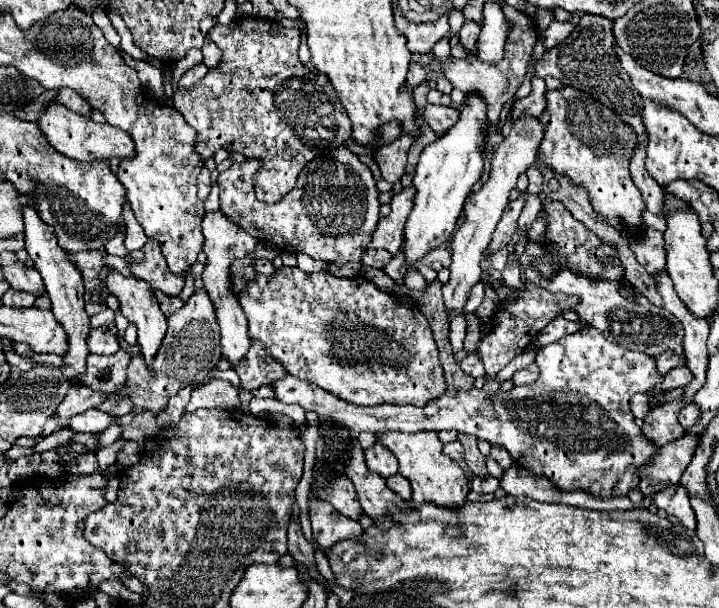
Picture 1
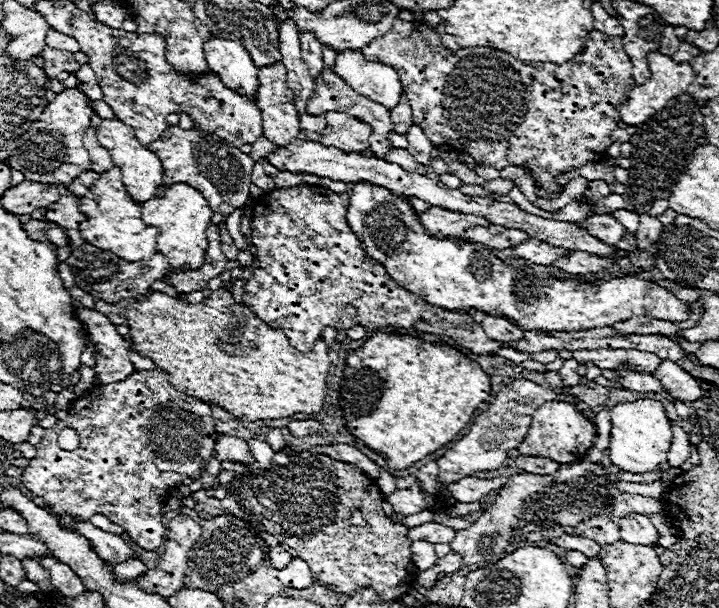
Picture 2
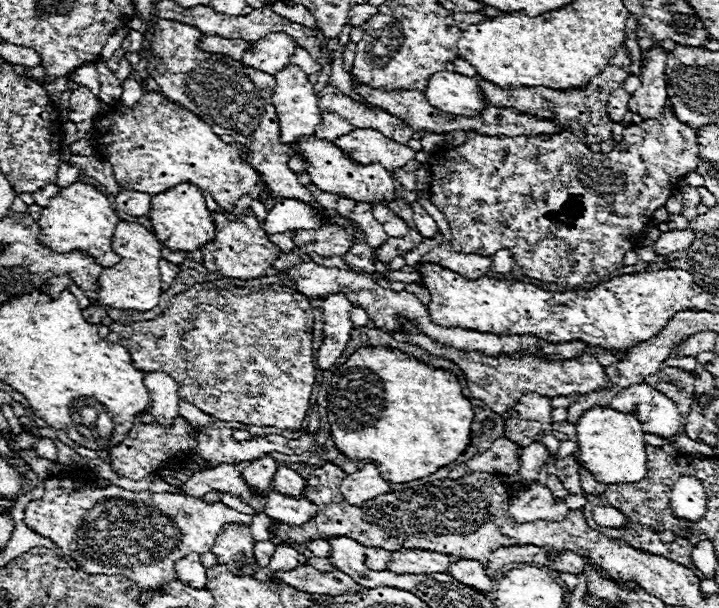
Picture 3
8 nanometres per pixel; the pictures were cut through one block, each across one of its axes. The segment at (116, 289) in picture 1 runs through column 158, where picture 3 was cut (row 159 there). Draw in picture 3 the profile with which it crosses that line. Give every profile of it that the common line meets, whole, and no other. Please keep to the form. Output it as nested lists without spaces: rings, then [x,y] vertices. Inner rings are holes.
[[[314,136],[302,138],[300,144],[292,144],[294,150],[300,150],[308,162],[306,172],[312,178],[312,184],[316,184],[320,190],[328,192],[328,194],[336,194],[336,196],[344,196],[344,198],[352,198],[356,202],[382,202],[382,200],[394,200],[396,198],[396,190],[394,190],[394,178],[390,176],[390,172],[382,166],[382,164],[370,164],[370,166],[360,166],[360,164],[352,164],[342,152],[340,148],[336,148],[332,142],[326,140],[318,140]]]

